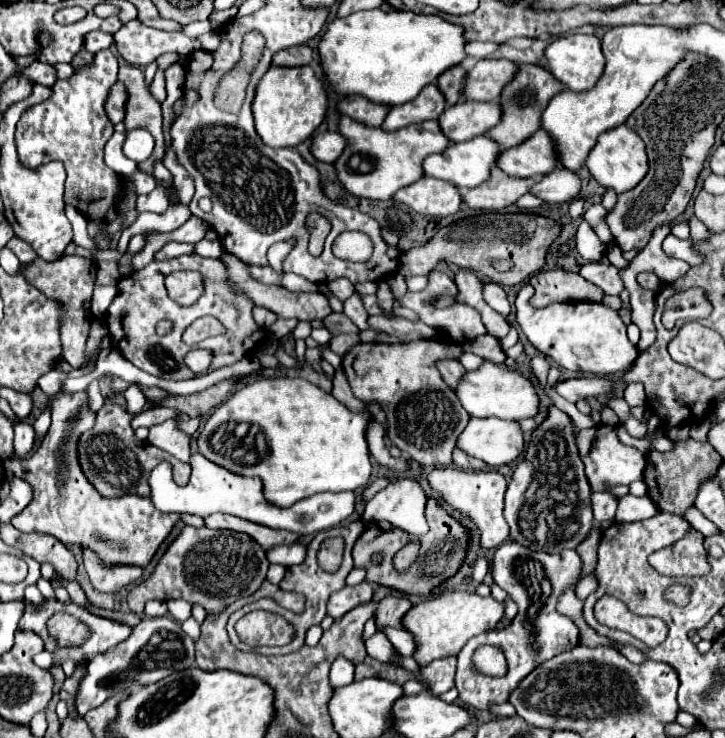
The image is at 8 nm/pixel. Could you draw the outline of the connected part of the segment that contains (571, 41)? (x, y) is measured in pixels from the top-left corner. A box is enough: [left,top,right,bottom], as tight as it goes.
[546,34,606,92]

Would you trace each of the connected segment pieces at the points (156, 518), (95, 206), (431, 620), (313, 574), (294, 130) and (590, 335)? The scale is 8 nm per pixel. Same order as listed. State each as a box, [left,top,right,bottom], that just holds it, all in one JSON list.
[[4,392,180,566],[15,50,124,224],[404,590,504,666],[228,520,364,655],[252,64,328,148],[516,284,638,376]]

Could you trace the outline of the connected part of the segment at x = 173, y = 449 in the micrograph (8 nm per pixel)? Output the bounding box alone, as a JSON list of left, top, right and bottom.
[148,418,190,462]

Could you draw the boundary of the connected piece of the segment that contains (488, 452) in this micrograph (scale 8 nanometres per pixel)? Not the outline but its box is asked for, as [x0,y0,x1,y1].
[458,418,524,466]

